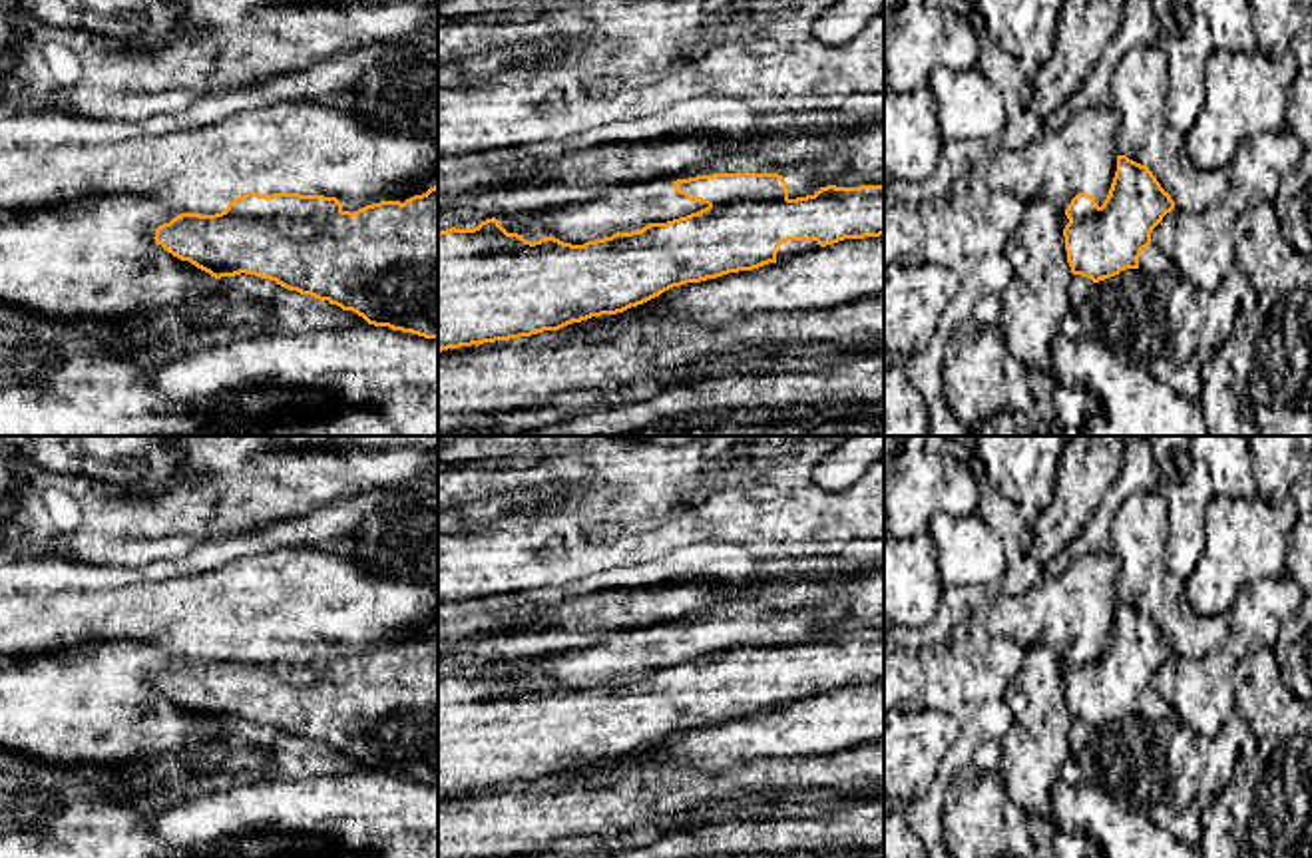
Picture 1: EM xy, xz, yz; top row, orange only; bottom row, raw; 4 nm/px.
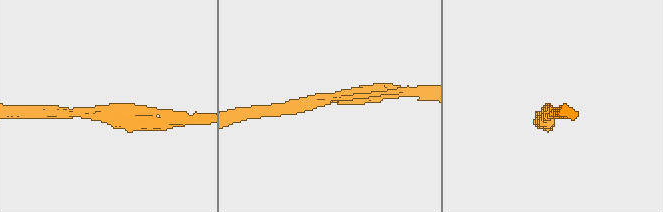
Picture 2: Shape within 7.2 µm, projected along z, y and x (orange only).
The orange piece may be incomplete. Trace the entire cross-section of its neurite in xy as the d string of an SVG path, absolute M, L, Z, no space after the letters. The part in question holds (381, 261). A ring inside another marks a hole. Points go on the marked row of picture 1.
M438 179L404 203L380 201L354 213L336 197L251 191L215 215L181 213L153 239L215 279L255 275L352 311L368 324L438 338Z

